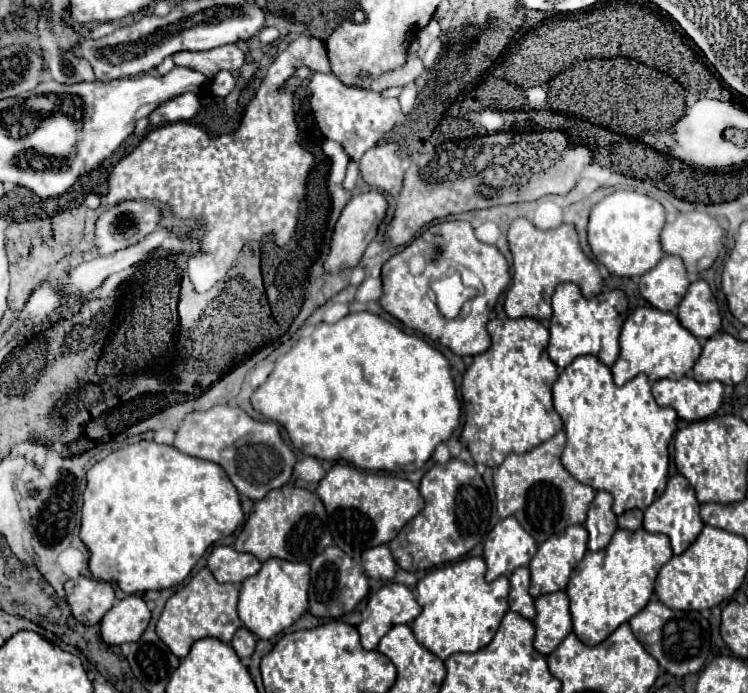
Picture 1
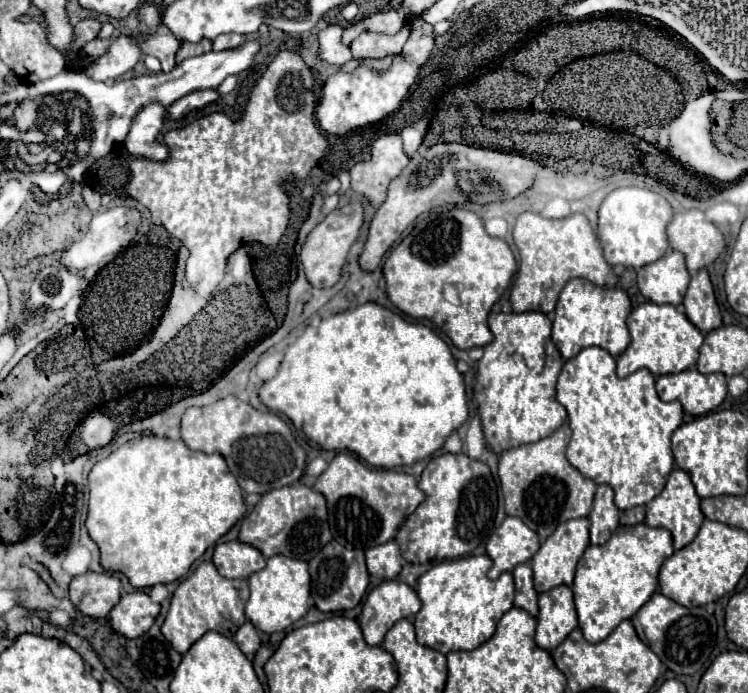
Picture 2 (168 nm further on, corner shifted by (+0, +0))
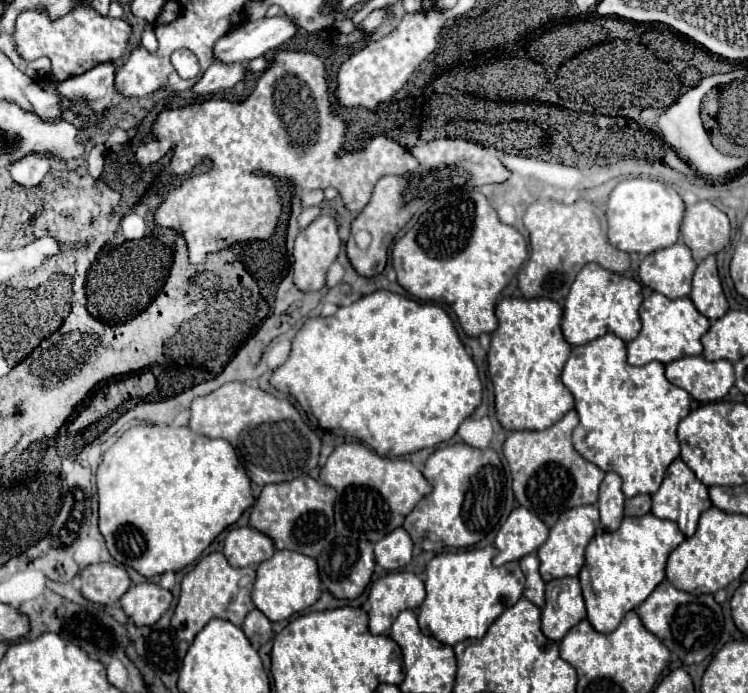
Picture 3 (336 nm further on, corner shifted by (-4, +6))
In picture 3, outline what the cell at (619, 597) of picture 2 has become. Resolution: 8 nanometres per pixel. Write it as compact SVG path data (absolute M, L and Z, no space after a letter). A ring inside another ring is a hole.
M654 514L624 518L616 532L596 534L586 546L586 562L580 570L580 584L590 624L598 632L614 632L624 614L638 608L664 580L666 560L682 542L684 534L676 522L656 518Z

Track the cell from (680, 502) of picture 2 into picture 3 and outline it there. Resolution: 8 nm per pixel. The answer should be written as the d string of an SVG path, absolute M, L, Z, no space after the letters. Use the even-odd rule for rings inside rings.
M676 458L676 460L668 466L662 486L660 486L658 492L652 496L652 514L658 516L658 518L676 522L678 528L682 530L682 534L688 536L688 538L696 532L700 514L702 514L704 510L708 510L710 506L712 506L712 502L710 502L710 496L708 496L708 488L696 478L696 474L694 474L680 458Z

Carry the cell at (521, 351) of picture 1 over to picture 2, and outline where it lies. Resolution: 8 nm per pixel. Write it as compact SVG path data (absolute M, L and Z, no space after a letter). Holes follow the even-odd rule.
M524 312L524 314L490 314L488 326L494 334L494 340L484 346L484 356L476 364L476 380L472 386L472 400L478 408L482 432L486 438L486 448L502 454L504 450L518 448L522 444L538 442L550 436L566 422L566 410L556 400L556 380L564 366L564 358L556 356L556 346L550 340L550 320L542 312Z

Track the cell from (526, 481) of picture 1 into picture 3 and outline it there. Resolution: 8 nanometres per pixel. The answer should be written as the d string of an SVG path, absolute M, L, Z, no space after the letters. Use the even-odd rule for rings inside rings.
M570 410L562 420L546 430L510 432L504 442L504 456L514 478L514 496L520 506L532 510L532 514L536 514L546 526L552 526L552 522L572 506L594 504L598 500L598 486L604 480L604 472L574 450L572 430L576 426L578 414L576 410Z

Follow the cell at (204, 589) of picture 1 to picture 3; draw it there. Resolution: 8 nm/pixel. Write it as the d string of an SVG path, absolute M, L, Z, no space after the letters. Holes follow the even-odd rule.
M212 552L204 556L182 580L182 592L178 606L172 616L172 626L180 640L192 642L194 636L206 626L212 618L228 618L236 626L242 626L246 614L254 608L250 592L256 580L256 568L232 568L222 552Z

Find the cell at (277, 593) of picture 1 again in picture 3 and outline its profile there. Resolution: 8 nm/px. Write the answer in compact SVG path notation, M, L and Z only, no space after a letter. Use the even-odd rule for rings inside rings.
M276 550L272 558L264 560L258 566L258 576L252 588L252 602L268 620L272 622L286 620L292 614L310 608L318 598L320 598L320 576L314 558L292 550Z

